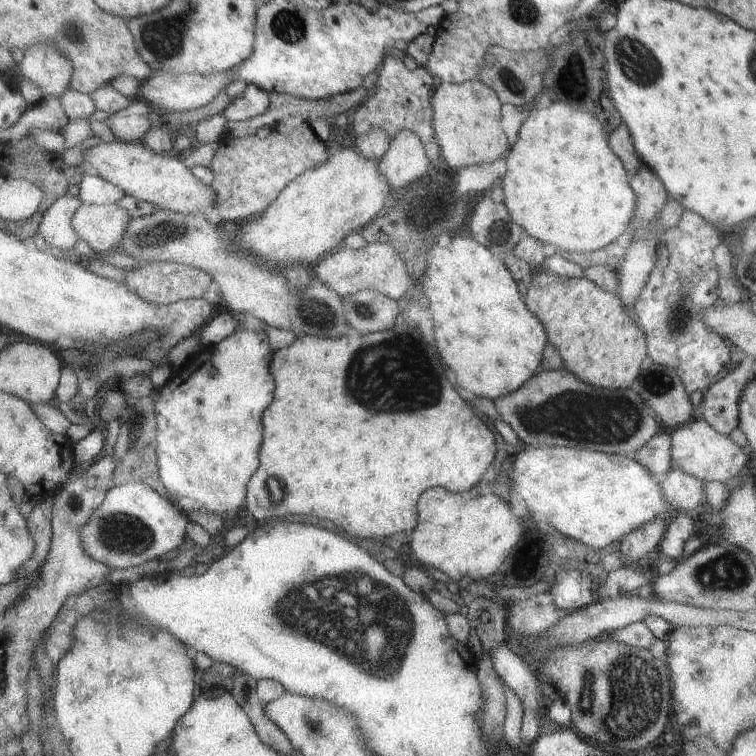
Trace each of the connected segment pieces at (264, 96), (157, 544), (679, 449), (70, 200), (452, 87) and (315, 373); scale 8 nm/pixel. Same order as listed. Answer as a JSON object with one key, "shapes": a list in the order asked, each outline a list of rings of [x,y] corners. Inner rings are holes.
{"shapes":[[[[248,85],[225,112],[229,121],[246,121],[269,110],[270,93],[257,85]]],[[[133,476],[113,486],[109,491],[103,504],[91,514],[89,520],[82,522],[79,533],[81,542],[86,546],[86,552],[96,561],[117,570],[129,570],[135,568],[149,560],[159,559],[163,554],[169,554],[171,550],[179,548],[185,541],[185,534],[189,524],[186,513],[181,512],[171,499],[165,499],[159,496],[155,490],[152,490],[145,483],[136,480]]],[[[697,416],[671,432],[670,441],[670,468],[680,470],[703,483],[717,480],[725,485],[731,478],[735,478],[747,464],[747,451],[737,446],[730,437],[718,435],[713,428]]],[[[67,193],[59,197],[44,212],[39,234],[43,236],[49,247],[57,247],[68,254],[72,253],[73,246],[77,242],[72,220],[83,203],[79,196]]],[[[483,81],[464,83],[438,82],[432,96],[434,123],[440,147],[449,167],[462,169],[463,166],[495,162],[510,150],[510,138],[507,138],[503,120],[503,103],[496,90]]],[[[399,313],[397,326],[393,326],[388,331],[368,335],[353,332],[338,339],[303,334],[303,336],[297,336],[288,347],[275,352],[270,371],[276,382],[276,397],[265,411],[265,442],[261,446],[261,470],[253,476],[253,482],[248,482],[246,508],[249,510],[249,516],[255,518],[257,522],[265,522],[269,518],[287,518],[293,514],[311,516],[319,520],[331,520],[353,536],[382,540],[397,532],[409,532],[416,529],[418,525],[417,502],[429,489],[443,487],[452,493],[471,495],[473,488],[475,490],[481,488],[481,478],[489,470],[489,466],[492,466],[495,454],[497,454],[495,434],[471,410],[471,406],[457,394],[457,390],[449,382],[449,370],[445,368],[445,364],[437,364],[441,358],[439,354],[435,354],[435,346],[437,346],[435,342],[425,342],[421,330],[411,328],[405,322],[403,313]]]]}

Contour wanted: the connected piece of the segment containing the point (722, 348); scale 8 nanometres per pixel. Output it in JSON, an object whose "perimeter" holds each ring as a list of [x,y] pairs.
{"perimeter":[[[684,210],[677,226],[663,230],[656,245],[656,261],[632,306],[635,323],[644,333],[647,356],[657,364],[673,369],[688,395],[707,389],[720,376],[719,372],[727,371],[729,362],[730,345],[710,331],[703,321],[703,311],[719,303],[718,276],[712,255],[712,250],[720,243],[717,233],[703,218]]]}

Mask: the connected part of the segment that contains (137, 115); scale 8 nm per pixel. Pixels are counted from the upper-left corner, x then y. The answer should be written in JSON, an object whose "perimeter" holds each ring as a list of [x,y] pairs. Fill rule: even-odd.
{"perimeter":[[[133,100],[132,105],[121,112],[110,115],[106,124],[116,139],[126,143],[143,142],[146,134],[153,128],[151,114],[154,110],[145,100]]]}

